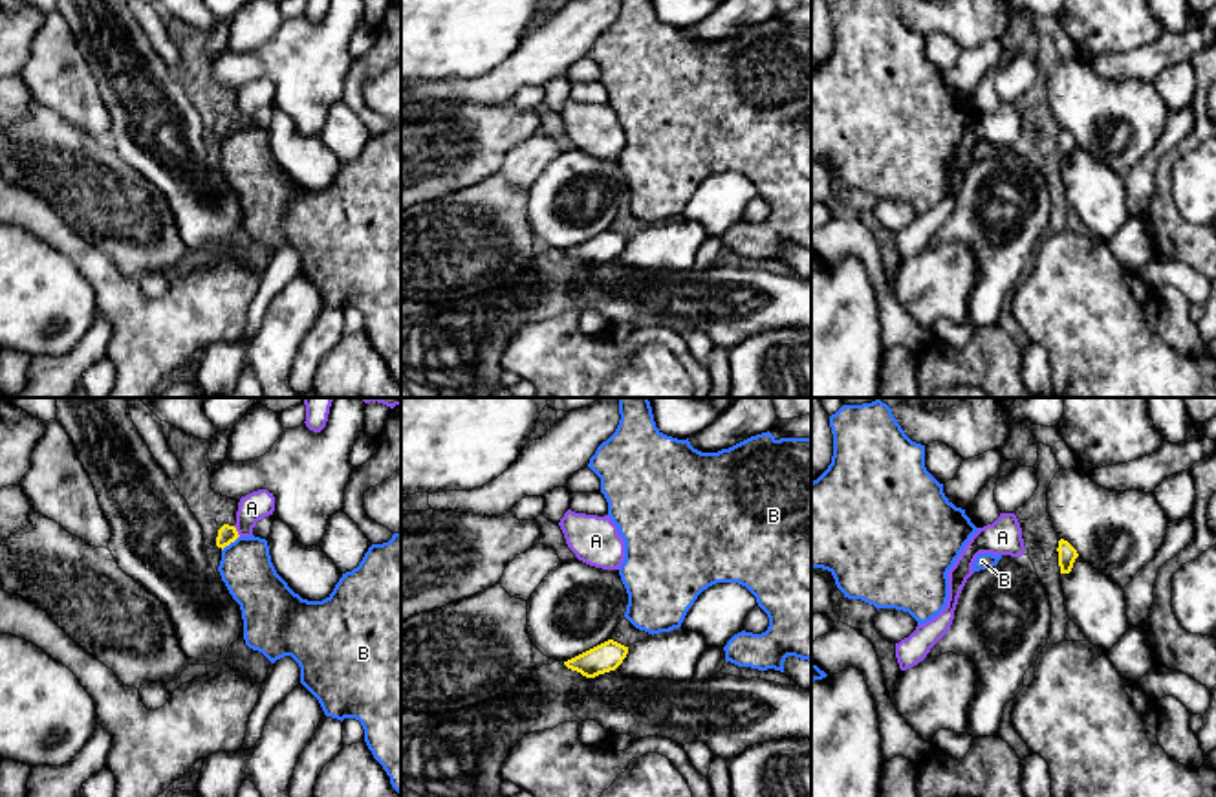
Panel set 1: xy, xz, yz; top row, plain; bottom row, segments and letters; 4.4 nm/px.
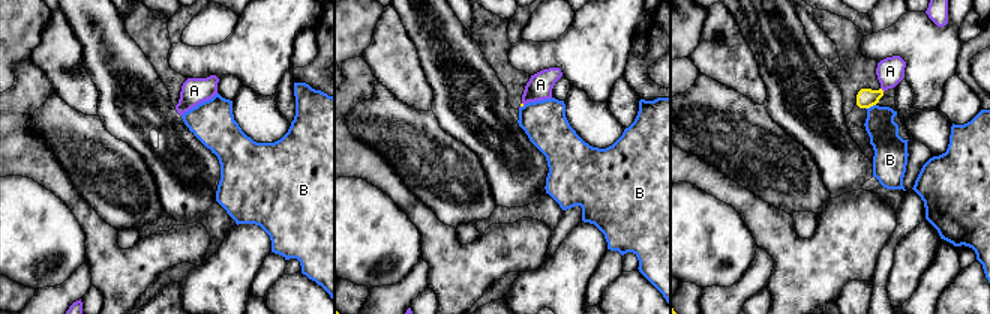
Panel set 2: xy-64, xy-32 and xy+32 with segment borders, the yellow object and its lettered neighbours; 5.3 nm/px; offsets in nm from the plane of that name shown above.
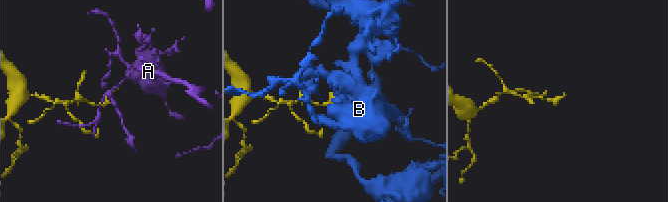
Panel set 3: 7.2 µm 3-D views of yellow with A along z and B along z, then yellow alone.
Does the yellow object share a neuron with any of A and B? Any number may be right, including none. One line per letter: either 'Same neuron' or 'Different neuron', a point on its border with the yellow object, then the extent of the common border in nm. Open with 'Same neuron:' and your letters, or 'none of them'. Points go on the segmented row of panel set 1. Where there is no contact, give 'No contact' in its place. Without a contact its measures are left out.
Same neuron: none of them
A: Different neuron. Touches yellow at xy (237, 532). Shared border 60 nm
B: Different neuron. Touches yellow at xy (229, 543). Shared border 100 nm

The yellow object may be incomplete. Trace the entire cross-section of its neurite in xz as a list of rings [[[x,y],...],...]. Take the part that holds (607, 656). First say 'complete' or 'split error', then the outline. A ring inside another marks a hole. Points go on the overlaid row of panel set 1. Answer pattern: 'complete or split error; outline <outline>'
complete; outline [[[608,639],[568,661],[564,665],[571,671],[581,672],[586,678],[615,671],[628,654],[628,647]]]

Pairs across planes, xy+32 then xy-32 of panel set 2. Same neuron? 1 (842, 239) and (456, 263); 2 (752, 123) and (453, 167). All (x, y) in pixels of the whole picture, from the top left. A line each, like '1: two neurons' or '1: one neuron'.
1: one neuron
2: one neuron

